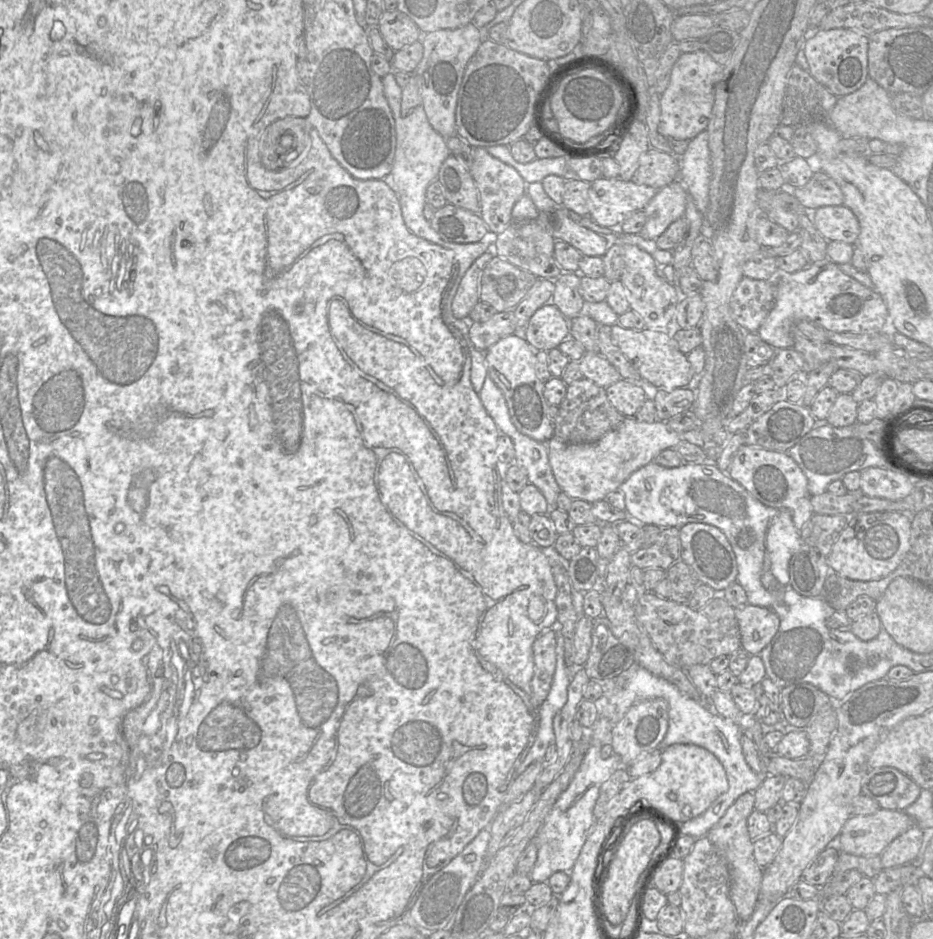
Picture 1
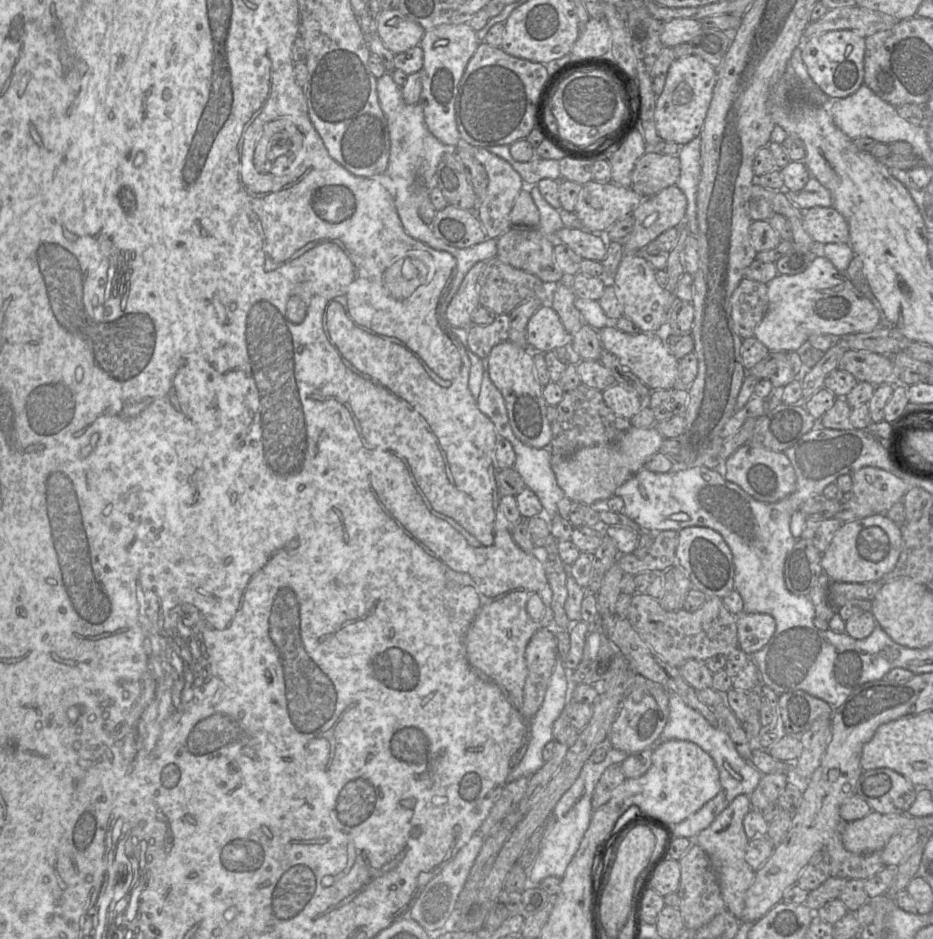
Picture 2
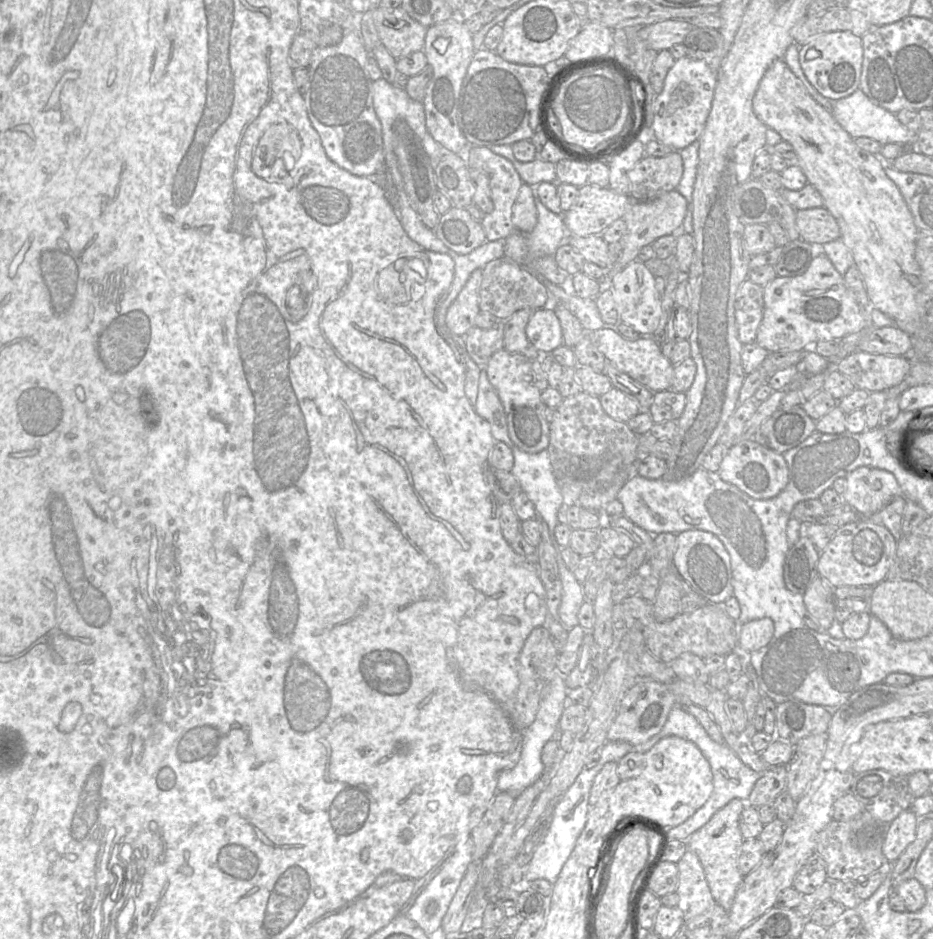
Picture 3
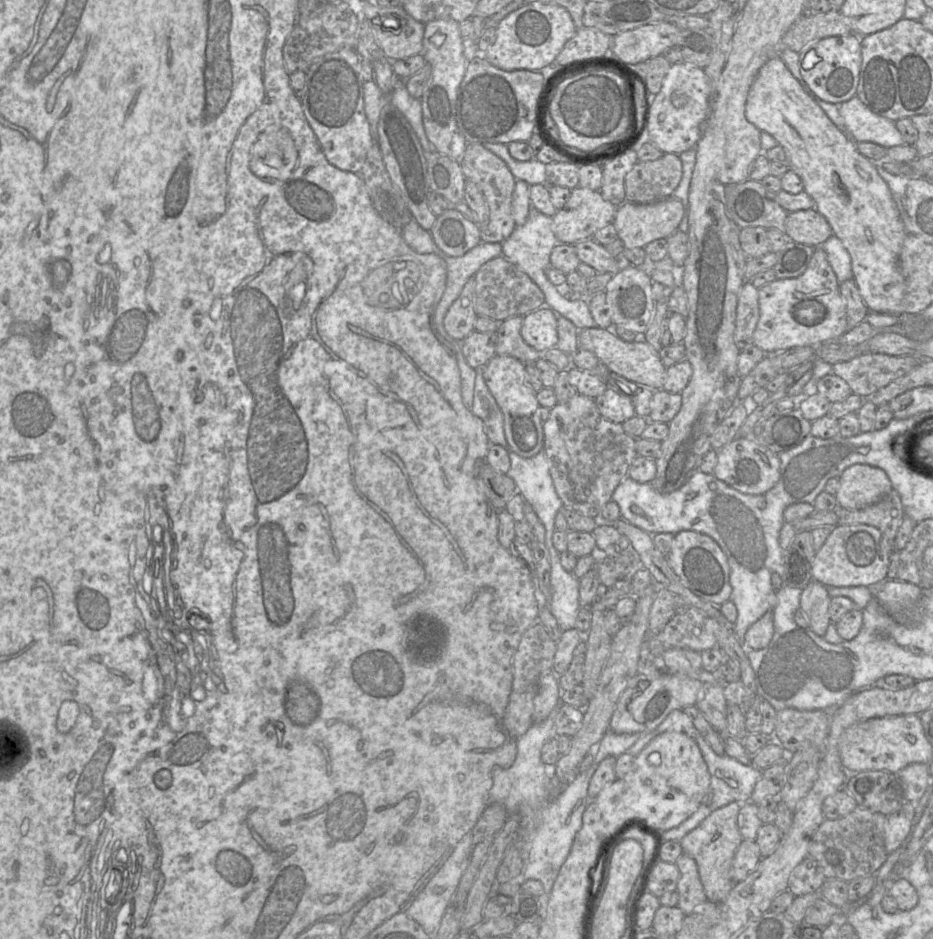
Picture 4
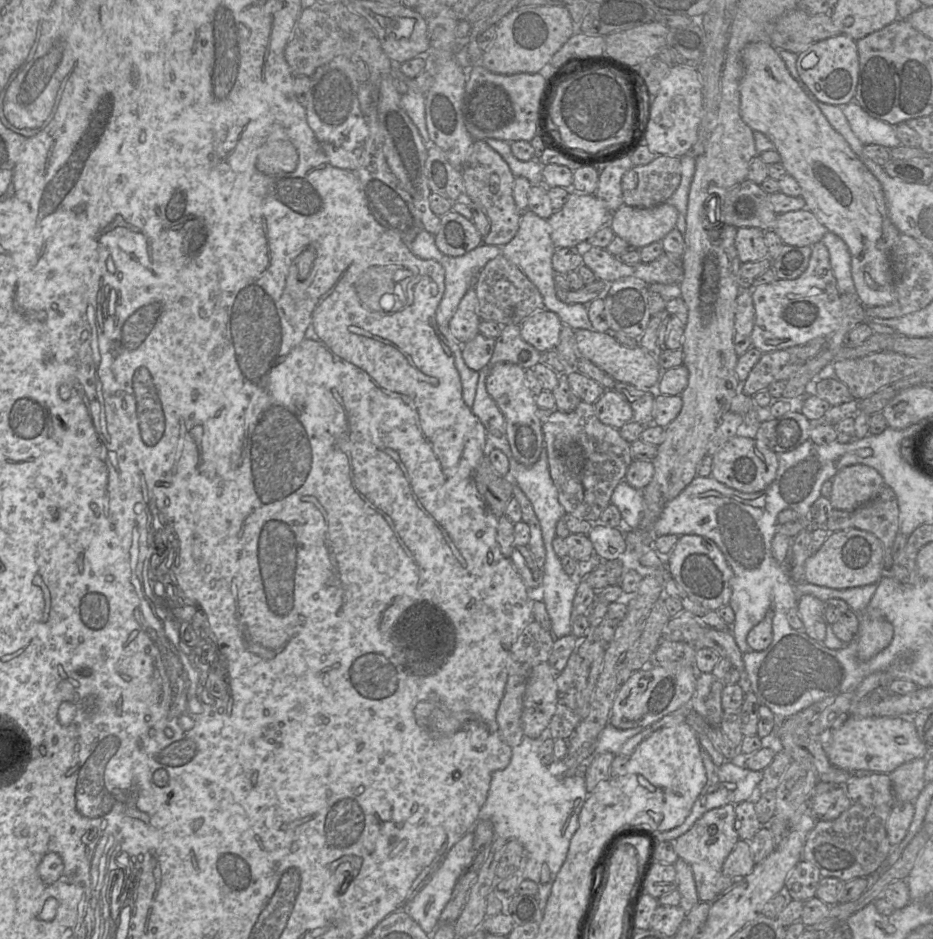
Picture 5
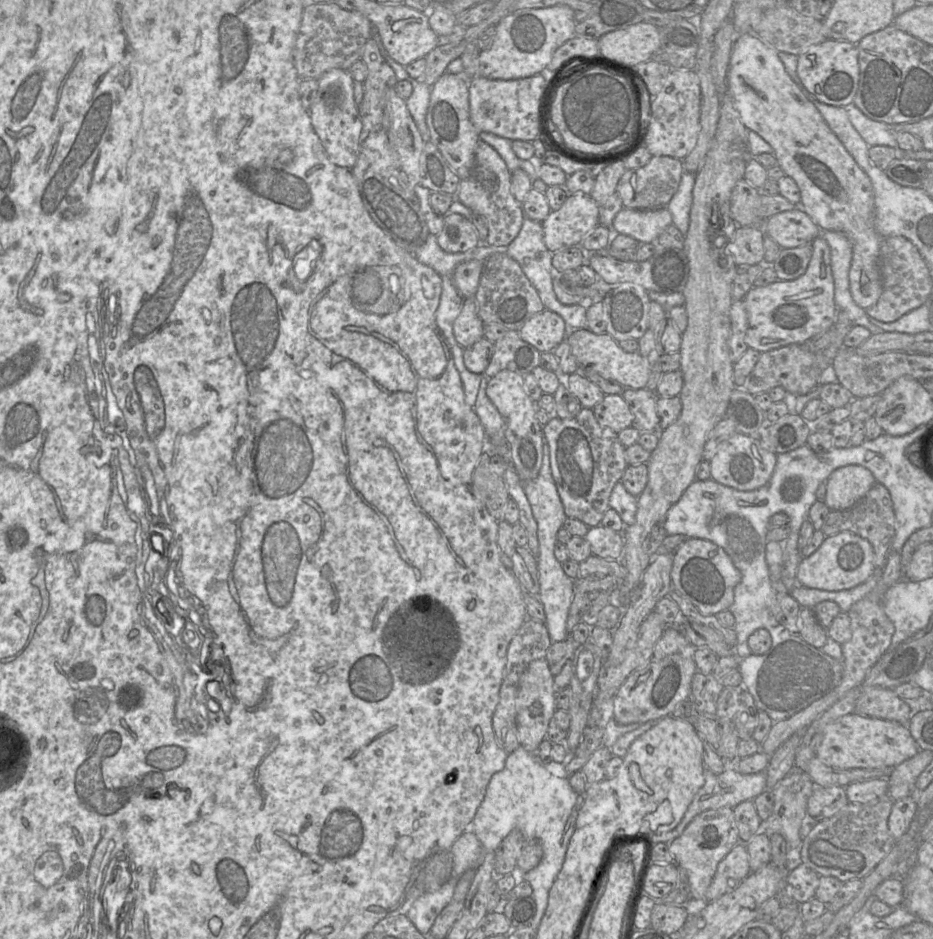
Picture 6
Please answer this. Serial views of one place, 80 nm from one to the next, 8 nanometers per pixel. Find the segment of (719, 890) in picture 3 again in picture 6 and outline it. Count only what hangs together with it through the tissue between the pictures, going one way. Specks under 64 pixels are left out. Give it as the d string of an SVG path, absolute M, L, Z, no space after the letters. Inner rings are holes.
M733 808L709 809L693 818L680 836L669 843L669 851L678 868L683 868L689 880L690 897L697 904L708 903L705 893L720 861L739 842Z

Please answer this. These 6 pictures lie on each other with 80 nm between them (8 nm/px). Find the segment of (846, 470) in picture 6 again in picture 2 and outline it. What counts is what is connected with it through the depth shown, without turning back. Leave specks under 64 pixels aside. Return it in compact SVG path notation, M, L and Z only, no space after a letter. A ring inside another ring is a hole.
M866 466L849 474L852 489L847 497L868 506L874 514L885 514L909 490L901 478L877 467Z

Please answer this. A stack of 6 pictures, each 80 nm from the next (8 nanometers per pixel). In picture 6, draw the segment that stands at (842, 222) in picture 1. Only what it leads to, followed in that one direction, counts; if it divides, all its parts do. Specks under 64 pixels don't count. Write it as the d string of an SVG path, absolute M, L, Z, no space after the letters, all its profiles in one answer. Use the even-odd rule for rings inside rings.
M801 206L769 217L760 227L781 249L812 243L822 232Z

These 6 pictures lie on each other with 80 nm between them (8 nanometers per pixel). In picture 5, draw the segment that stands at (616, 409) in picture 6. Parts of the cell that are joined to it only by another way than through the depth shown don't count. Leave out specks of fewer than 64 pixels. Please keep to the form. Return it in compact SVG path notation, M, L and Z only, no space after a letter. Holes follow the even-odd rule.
M613 389L606 390L593 405L599 420L618 430L633 419L631 406Z

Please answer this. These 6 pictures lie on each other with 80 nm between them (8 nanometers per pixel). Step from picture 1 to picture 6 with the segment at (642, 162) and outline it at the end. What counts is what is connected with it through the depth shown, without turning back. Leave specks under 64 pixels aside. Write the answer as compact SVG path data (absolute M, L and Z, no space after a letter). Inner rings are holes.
M652 156L645 166L626 170L617 184L623 207L635 210L666 207L678 189L683 171L682 160L669 156Z

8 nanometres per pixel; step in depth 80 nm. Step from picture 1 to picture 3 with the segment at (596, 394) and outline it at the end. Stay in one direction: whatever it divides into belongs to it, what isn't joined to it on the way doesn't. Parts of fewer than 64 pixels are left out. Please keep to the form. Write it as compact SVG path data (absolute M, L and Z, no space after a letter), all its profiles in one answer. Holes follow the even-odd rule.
M584 391L564 398L555 409L549 424L550 442L547 451L553 474L557 479L563 501L568 506L579 505L588 510L602 513L603 508L617 498L617 491L636 474L639 436L625 422L611 418L602 408L599 397Z

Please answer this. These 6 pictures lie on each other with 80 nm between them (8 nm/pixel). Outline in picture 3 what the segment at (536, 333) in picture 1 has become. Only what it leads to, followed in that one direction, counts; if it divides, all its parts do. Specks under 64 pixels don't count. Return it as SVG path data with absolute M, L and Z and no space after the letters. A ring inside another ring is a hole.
M534 310L525 332L530 343L540 354L549 354L563 345L560 321L553 310Z

